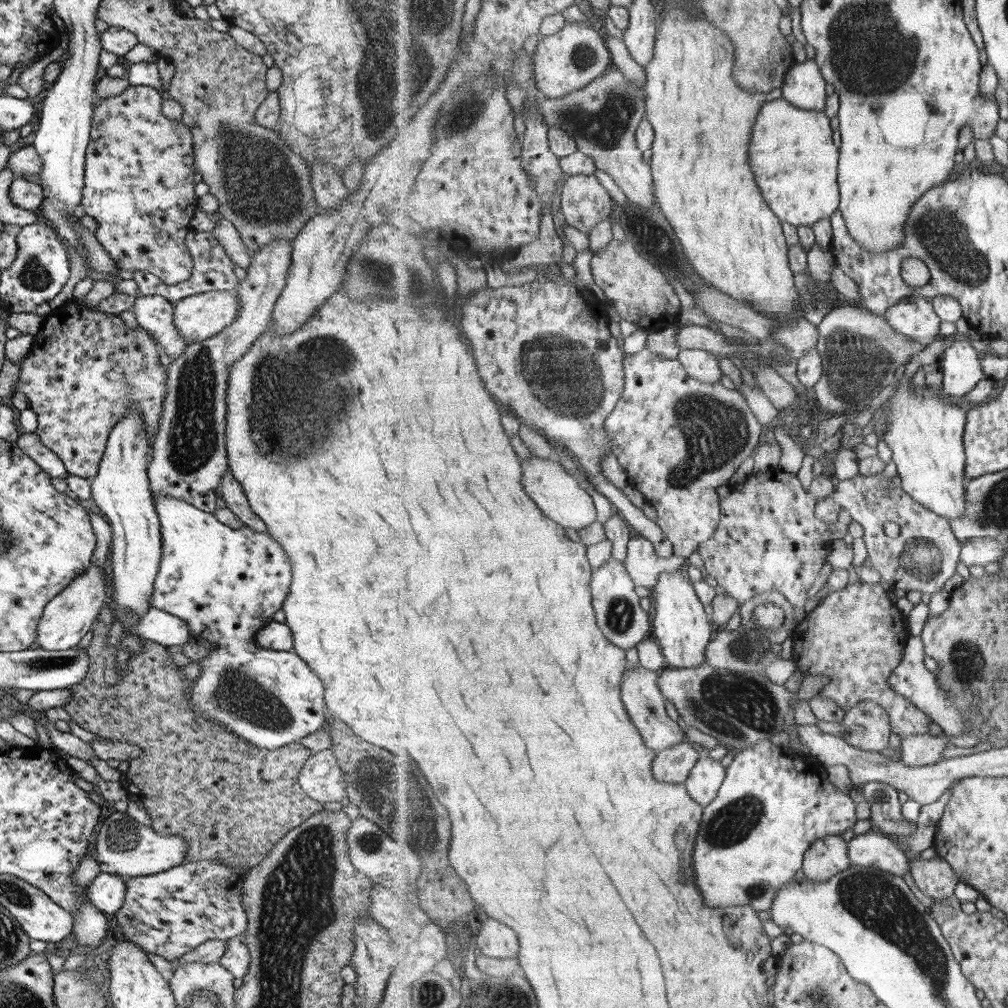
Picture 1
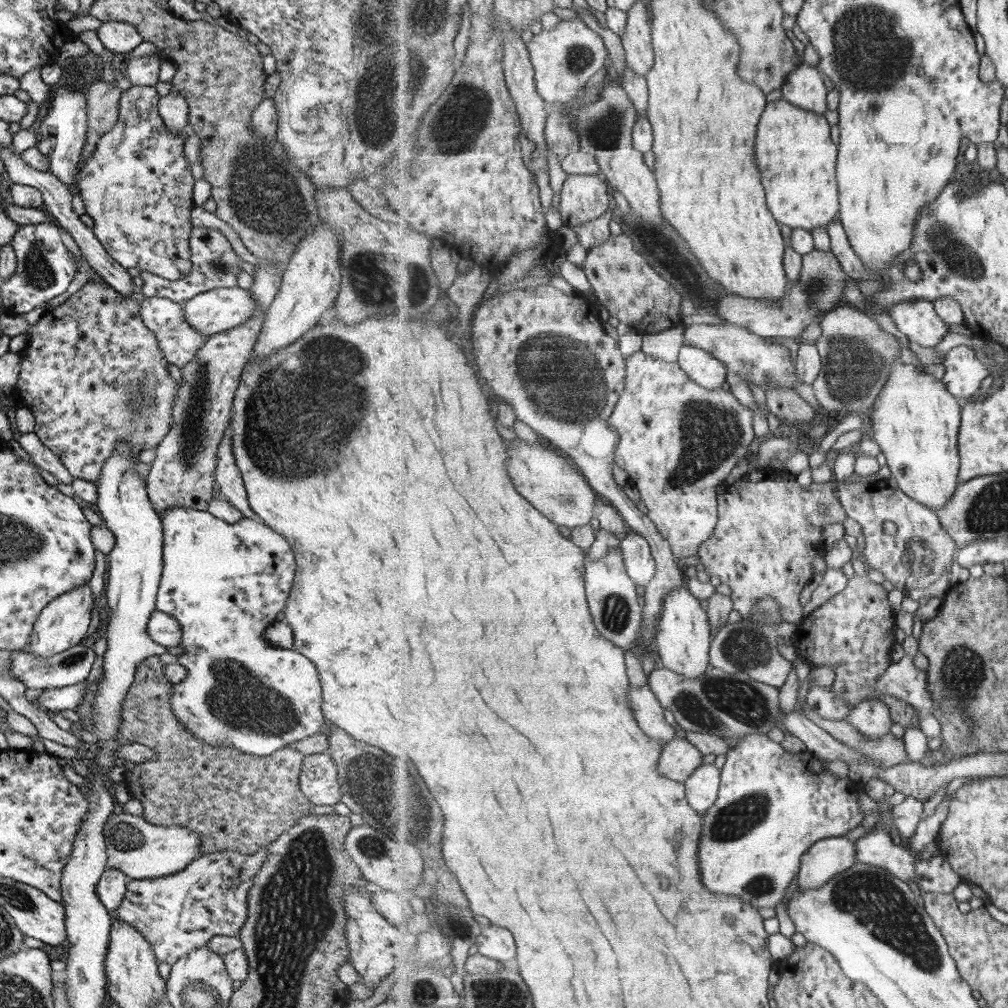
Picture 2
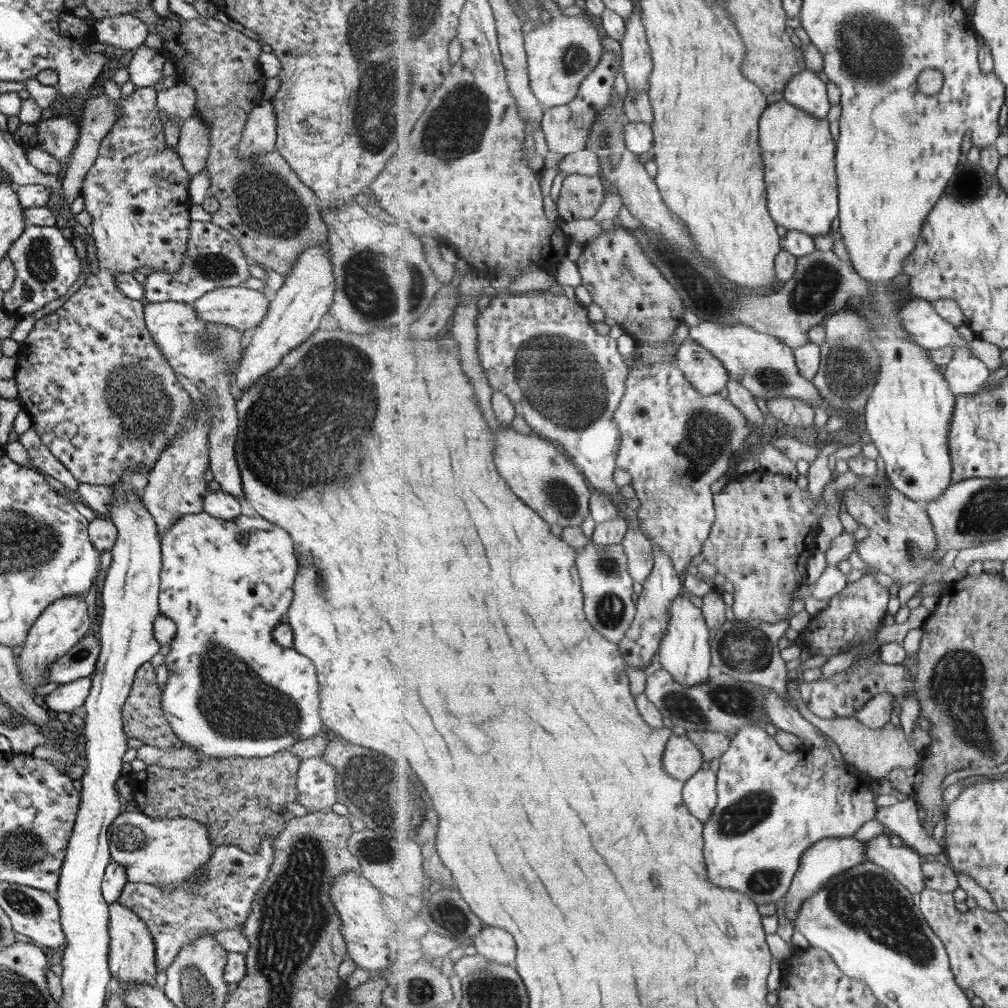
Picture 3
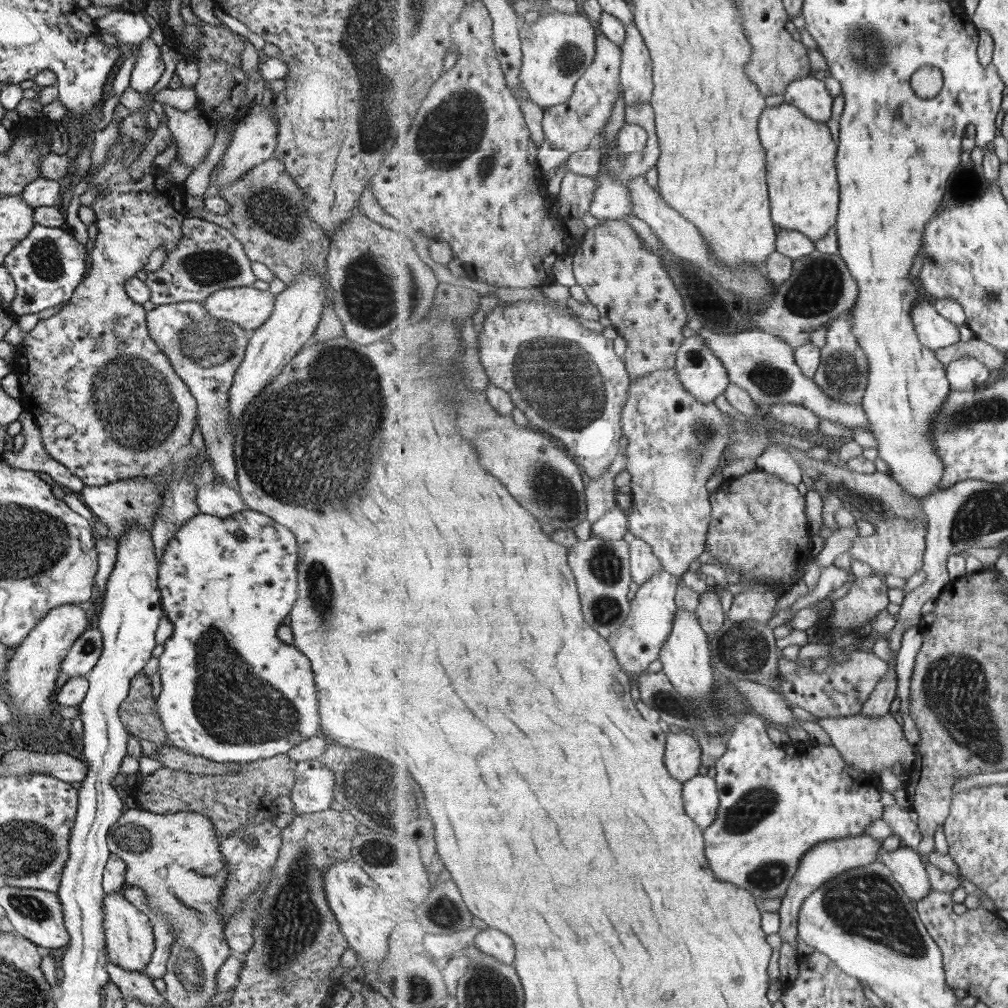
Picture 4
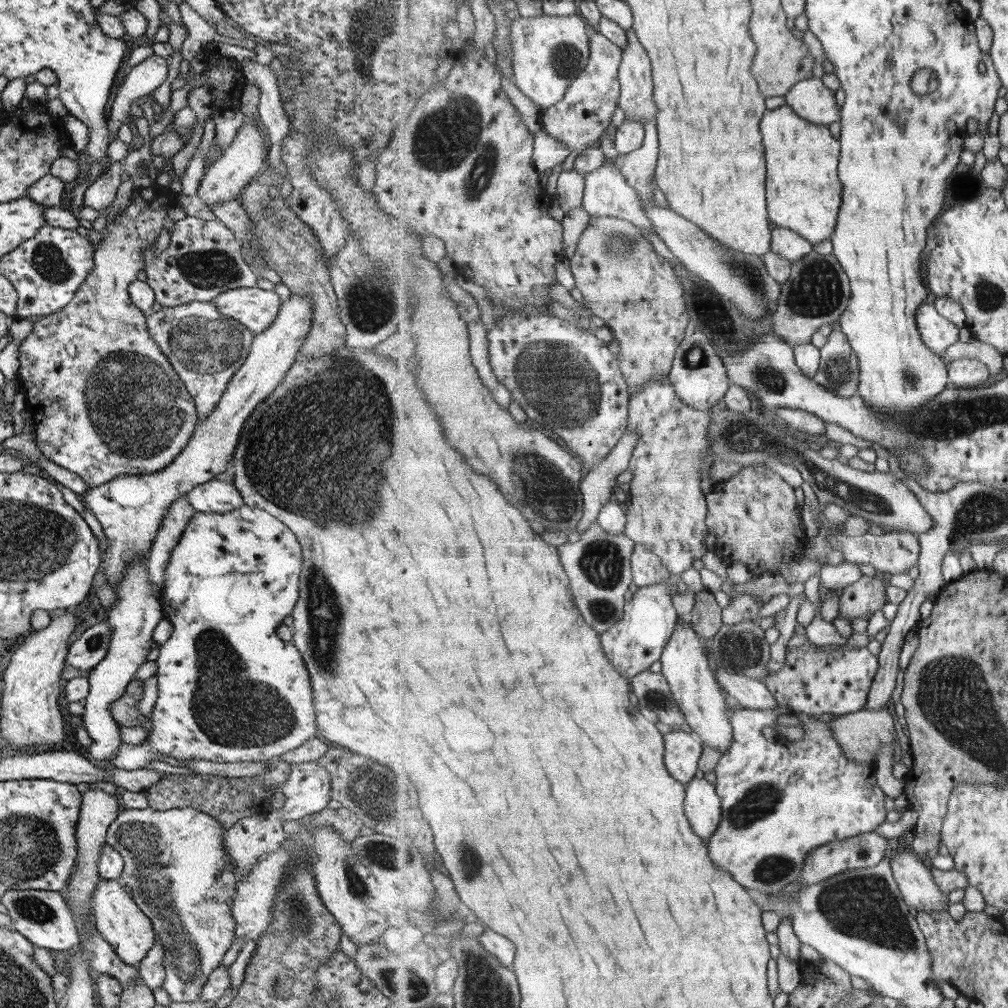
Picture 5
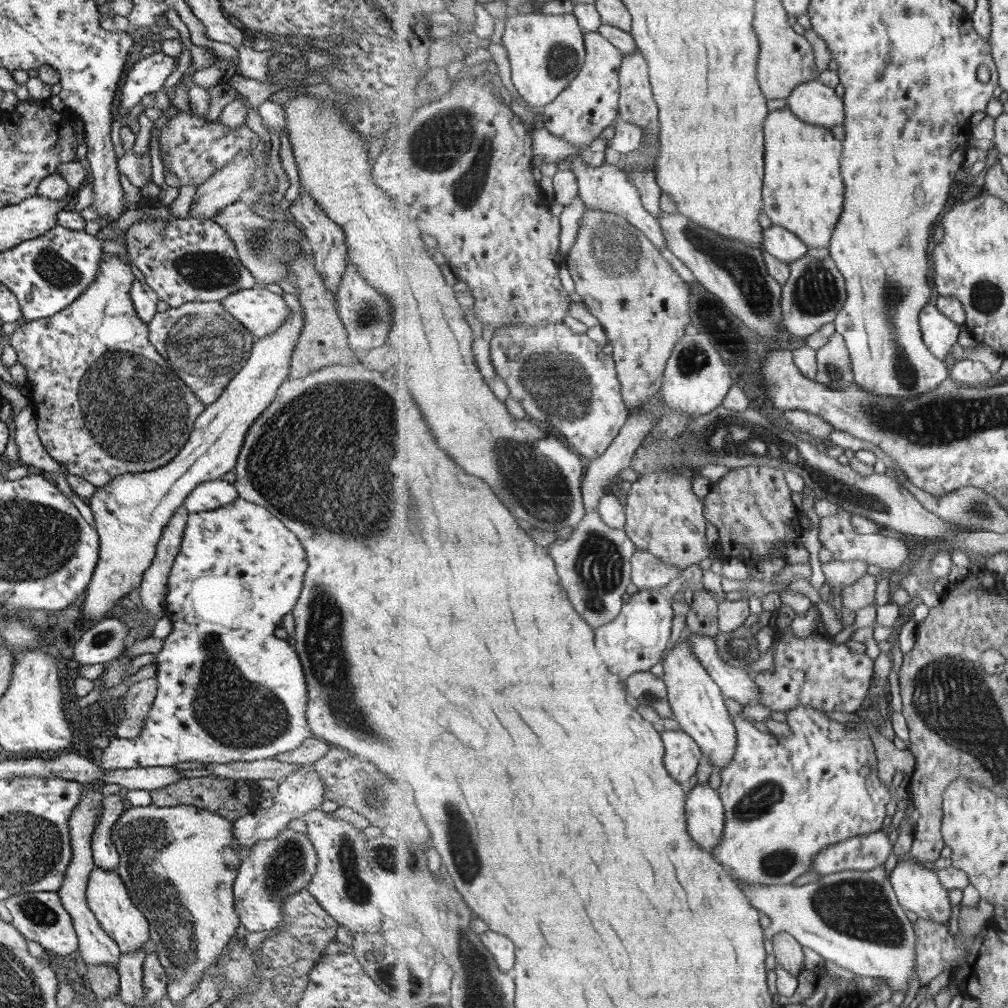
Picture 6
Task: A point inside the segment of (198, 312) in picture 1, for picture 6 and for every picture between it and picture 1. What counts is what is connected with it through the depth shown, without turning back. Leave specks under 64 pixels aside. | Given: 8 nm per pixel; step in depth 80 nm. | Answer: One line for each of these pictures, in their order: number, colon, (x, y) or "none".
2: (217, 310)
3: (240, 308)
4: (247, 307)
5: (254, 309)
6: (261, 312)

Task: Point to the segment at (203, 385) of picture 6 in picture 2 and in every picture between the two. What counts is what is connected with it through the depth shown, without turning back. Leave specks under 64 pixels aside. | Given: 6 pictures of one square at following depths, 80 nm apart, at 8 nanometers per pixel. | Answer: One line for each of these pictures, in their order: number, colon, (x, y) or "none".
2: (178, 342)
3: (205, 353)
4: (204, 352)
5: (204, 347)

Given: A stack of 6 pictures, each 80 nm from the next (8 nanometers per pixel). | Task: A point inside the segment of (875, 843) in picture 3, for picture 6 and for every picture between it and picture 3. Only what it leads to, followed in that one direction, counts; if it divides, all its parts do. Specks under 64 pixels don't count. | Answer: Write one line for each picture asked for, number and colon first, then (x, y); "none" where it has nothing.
4: (905, 862)
5: (921, 892)
6: (920, 891)

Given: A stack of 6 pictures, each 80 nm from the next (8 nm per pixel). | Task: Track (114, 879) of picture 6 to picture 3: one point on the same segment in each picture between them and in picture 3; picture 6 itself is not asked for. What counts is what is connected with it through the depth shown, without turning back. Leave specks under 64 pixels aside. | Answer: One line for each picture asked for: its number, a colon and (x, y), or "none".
3: (130, 959)
4: (129, 942)
5: (118, 920)

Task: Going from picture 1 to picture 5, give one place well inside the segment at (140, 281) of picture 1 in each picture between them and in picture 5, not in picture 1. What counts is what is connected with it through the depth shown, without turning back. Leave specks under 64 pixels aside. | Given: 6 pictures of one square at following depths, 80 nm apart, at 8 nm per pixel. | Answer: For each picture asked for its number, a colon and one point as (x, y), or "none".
2: (214, 264)
3: (212, 259)
4: (208, 258)
5: (203, 258)

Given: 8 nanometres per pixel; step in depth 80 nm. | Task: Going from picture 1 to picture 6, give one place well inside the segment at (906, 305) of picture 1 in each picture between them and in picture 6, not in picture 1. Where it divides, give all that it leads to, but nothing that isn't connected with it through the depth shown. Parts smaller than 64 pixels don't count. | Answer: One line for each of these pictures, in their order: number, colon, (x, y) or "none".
2: (918, 319)
3: (929, 329)
4: (935, 331)
5: (937, 332)
6: (940, 333)

